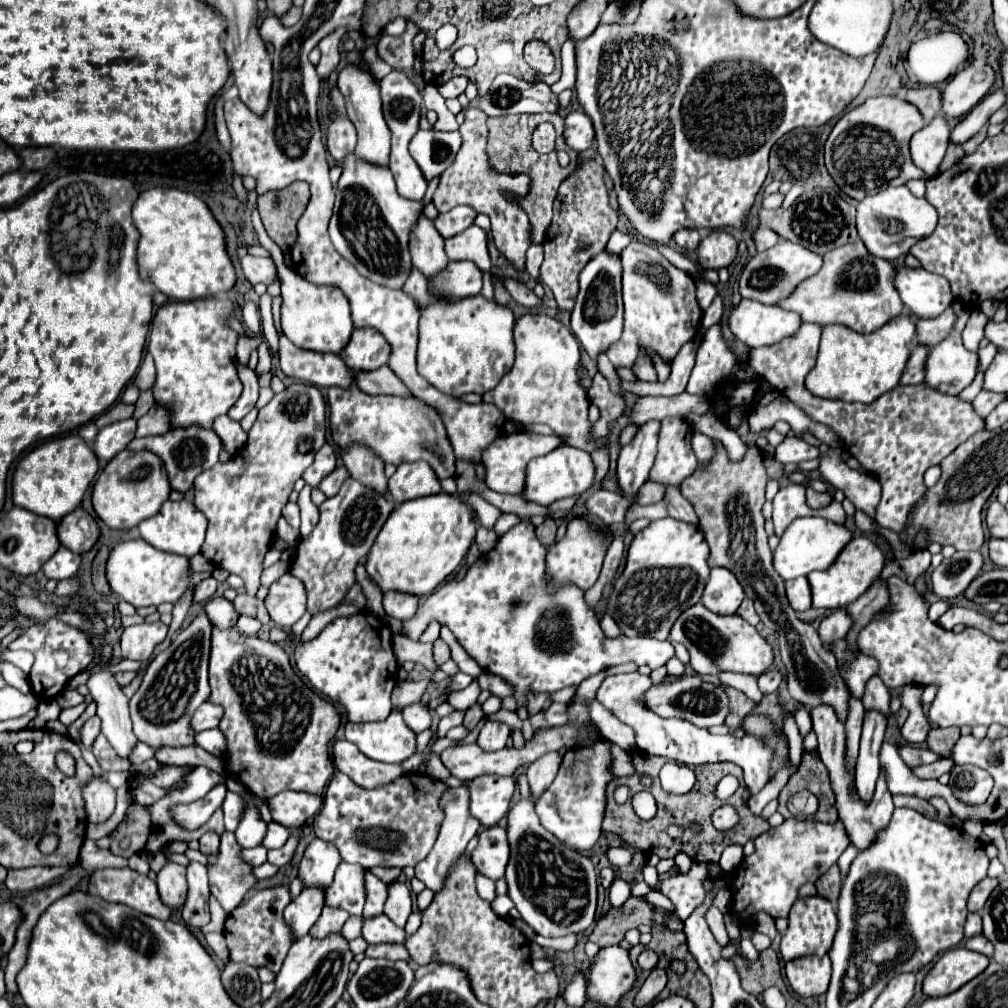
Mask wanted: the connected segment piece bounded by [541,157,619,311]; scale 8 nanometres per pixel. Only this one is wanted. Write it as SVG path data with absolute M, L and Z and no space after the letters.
M597 157L587 161L575 175L563 181L553 205L553 221L543 241L545 261L541 265L541 281L553 291L557 305L567 311L571 311L575 305L581 269L605 249L619 221L617 211L609 203L603 173L603 161Z

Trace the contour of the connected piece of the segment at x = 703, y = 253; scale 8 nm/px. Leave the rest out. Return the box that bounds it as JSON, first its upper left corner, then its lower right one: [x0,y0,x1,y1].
[697,231,737,269]

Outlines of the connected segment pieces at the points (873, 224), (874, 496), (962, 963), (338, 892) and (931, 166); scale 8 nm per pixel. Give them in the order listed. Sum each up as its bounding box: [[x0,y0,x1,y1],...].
[[857,185,937,261],[817,447,881,519],[923,947,989,997],[325,863,365,917],[911,113,951,177]]

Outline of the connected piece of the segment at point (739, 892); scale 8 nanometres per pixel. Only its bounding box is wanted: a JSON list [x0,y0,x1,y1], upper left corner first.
[731,819,851,923]

